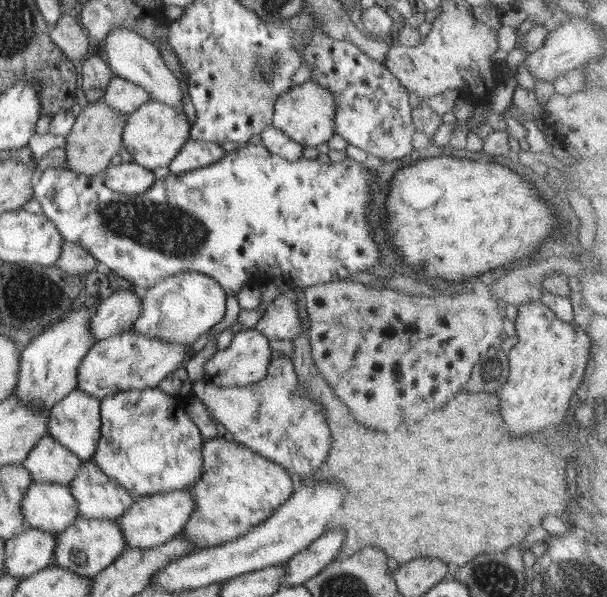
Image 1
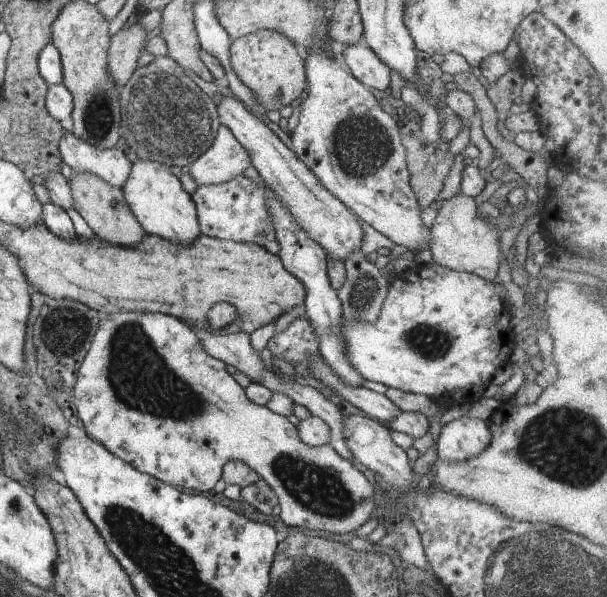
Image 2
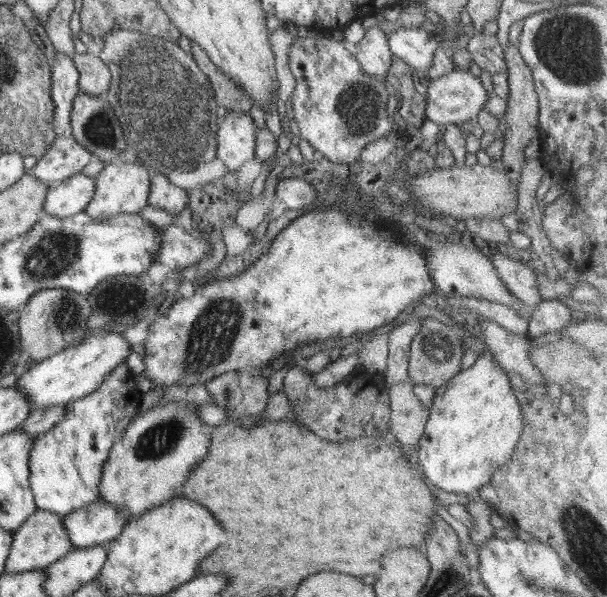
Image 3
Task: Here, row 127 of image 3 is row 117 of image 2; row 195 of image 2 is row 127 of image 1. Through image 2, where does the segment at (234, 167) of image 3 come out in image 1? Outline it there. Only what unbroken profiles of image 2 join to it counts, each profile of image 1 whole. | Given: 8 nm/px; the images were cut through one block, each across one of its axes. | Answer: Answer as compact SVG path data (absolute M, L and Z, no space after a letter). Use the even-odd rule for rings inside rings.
M310 80L300 85L294 85L286 94L276 100L272 126L284 132L303 148L318 147L328 143L336 133L333 126L333 114L335 114L333 95Z

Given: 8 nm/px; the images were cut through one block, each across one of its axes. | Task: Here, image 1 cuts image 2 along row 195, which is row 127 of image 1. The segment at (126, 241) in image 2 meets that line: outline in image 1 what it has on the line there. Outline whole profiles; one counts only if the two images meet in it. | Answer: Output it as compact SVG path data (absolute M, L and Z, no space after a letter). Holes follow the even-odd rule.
M103 100L96 103L83 103L82 110L72 130L65 138L66 166L74 174L90 177L99 176L110 165L114 155L123 148L122 135L127 124L126 116L111 110Z

